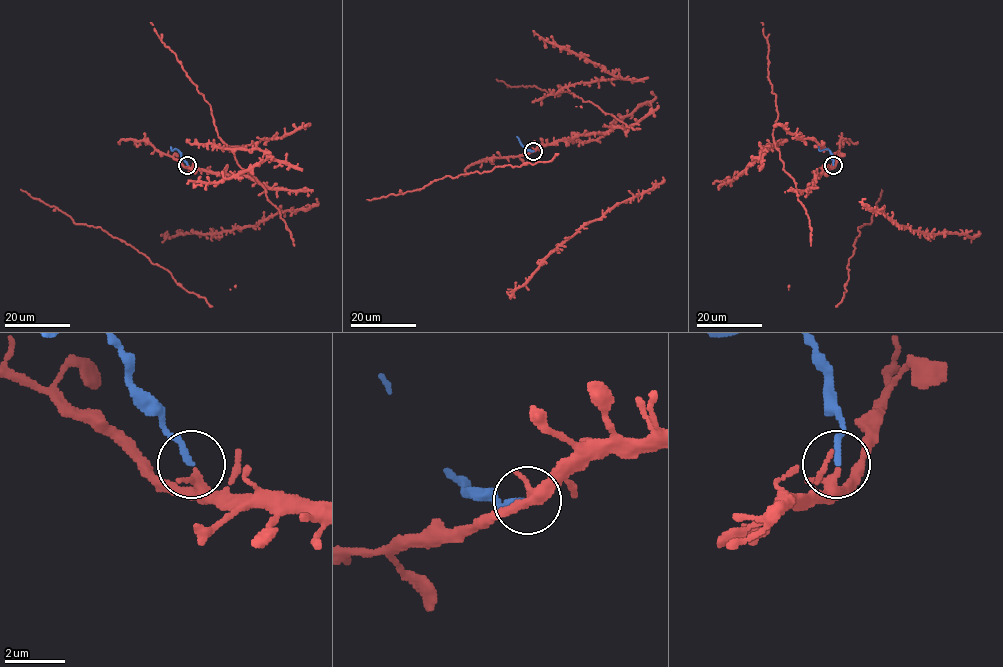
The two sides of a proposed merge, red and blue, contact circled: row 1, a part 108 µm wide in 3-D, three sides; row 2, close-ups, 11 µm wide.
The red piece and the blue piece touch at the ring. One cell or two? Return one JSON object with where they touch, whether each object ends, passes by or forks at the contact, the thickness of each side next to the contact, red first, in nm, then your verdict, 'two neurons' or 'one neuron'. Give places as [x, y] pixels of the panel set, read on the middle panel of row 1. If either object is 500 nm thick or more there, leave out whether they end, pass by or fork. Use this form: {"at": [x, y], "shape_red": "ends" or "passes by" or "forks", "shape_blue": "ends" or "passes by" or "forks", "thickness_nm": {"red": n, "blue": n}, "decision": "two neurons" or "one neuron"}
{"at": [533, 151], "shape_red": "forks", "shape_blue": "ends", "thickness_nm": {"red": 200, "blue": 200}, "decision": "two neurons"}

